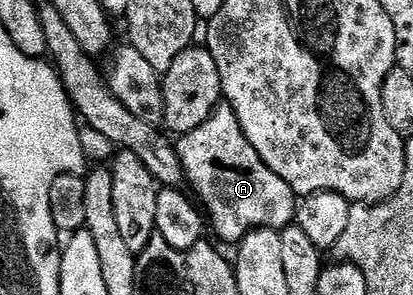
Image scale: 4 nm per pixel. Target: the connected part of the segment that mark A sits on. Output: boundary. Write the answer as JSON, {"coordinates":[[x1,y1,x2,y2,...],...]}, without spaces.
{"coordinates":[[217,107,198,129,179,140,178,150,187,186,192,186,191,194,198,200,218,238,236,245,252,230,260,227,279,229,295,220,298,197,290,185,258,157,254,145,246,141,246,133,242,133,242,125,238,125,232,107]]}

